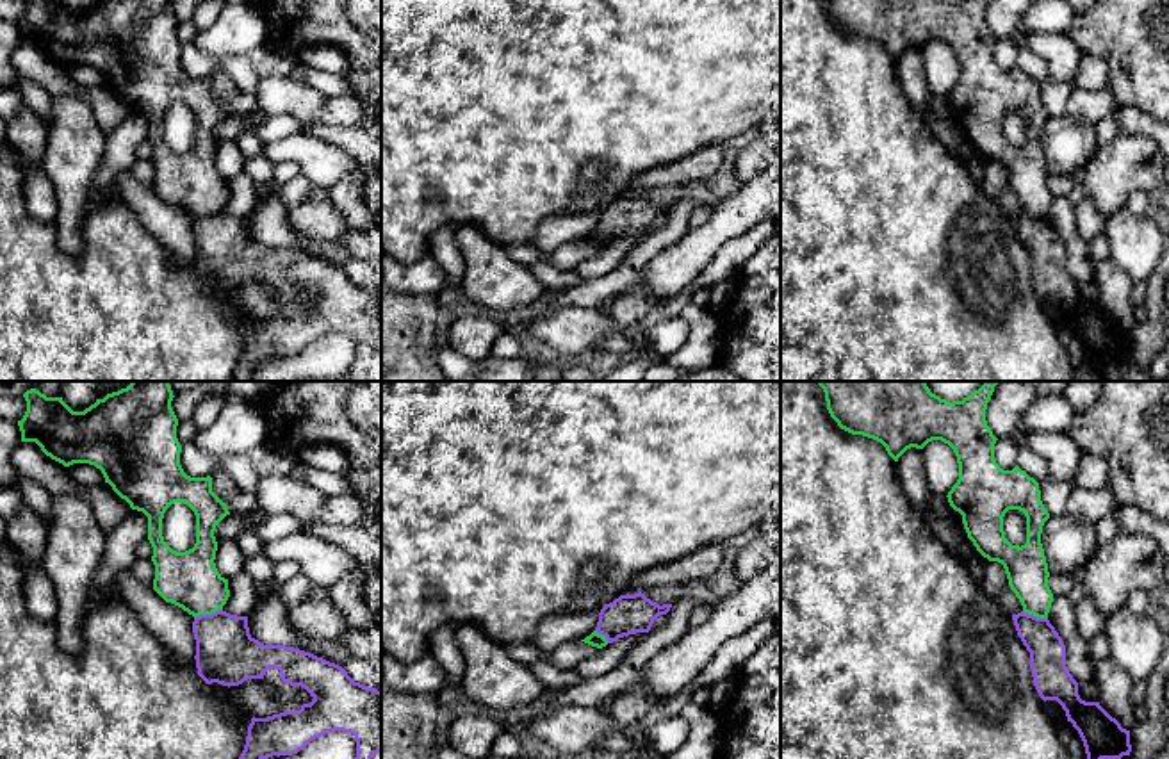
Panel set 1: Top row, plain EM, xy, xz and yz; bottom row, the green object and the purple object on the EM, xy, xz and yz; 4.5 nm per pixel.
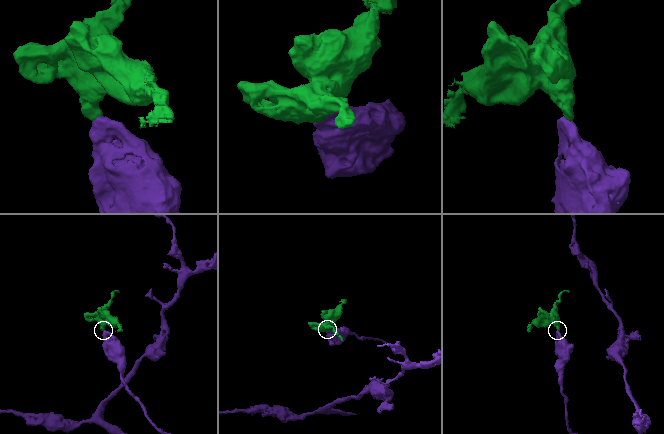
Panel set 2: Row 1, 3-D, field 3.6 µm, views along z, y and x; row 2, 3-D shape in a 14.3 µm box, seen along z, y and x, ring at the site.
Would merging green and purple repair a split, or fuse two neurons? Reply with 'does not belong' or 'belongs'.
does not belong

